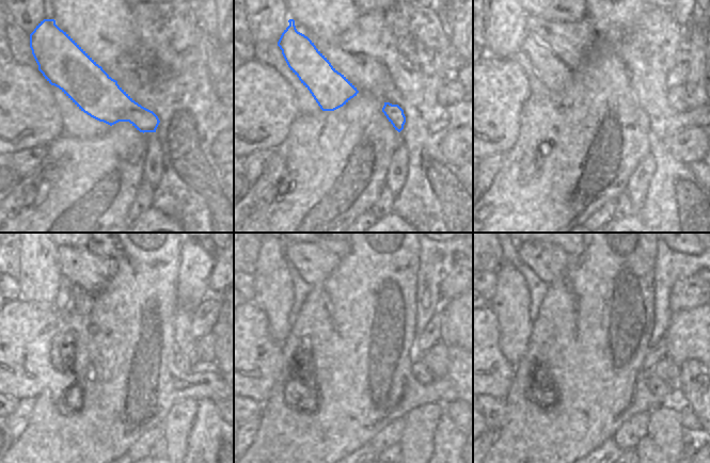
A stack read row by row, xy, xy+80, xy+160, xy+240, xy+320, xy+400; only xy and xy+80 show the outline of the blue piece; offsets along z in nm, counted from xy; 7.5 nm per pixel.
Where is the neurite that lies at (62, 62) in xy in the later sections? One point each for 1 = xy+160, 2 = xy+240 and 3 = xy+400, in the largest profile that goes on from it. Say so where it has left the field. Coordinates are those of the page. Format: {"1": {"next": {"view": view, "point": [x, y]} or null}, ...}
{"1": {"next": {"view": "xy+160", "point": [554, 73]}}, "2": {"next": {"view": "xy+240", "point": [180, 363]}}, "3": {"next": {"view": "xy+400", "point": [662, 390]}}}

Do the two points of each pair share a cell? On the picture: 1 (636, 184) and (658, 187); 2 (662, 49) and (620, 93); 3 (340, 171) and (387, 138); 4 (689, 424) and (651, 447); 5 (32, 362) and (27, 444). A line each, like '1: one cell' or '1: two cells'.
1: two cells
2: two cells
3: one cell
4: two cells
5: two cells

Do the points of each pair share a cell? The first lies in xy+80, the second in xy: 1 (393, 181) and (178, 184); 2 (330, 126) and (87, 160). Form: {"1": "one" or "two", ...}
{"1": "two", "2": "one"}

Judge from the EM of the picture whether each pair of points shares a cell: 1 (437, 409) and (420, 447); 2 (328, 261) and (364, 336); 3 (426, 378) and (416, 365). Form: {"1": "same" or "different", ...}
{"1": "same", "2": "different", "3": "same"}

